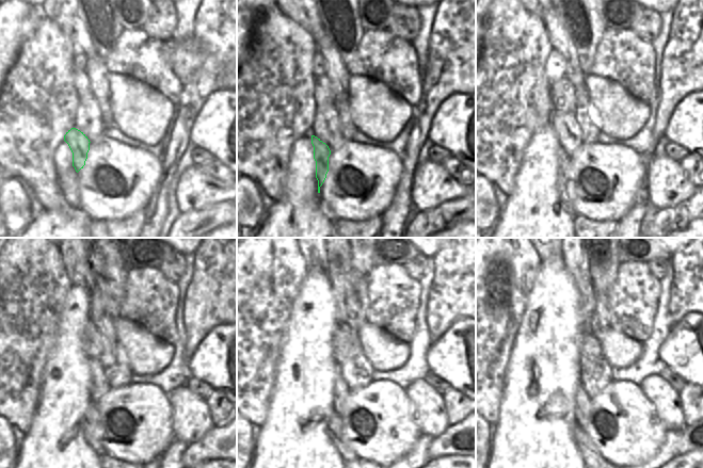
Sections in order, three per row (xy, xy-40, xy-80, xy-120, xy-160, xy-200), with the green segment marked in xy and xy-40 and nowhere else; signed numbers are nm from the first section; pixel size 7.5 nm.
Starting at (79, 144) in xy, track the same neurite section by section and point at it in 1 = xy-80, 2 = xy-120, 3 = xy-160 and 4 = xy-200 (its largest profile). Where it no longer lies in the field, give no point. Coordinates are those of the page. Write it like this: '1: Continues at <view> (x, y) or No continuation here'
1: Continues at xy-80 (563, 160)
2: Continues at xy-120 (91, 421)
3: Continues at xy-160 (335, 429)
4: Continues at xy-200 (589, 453)

